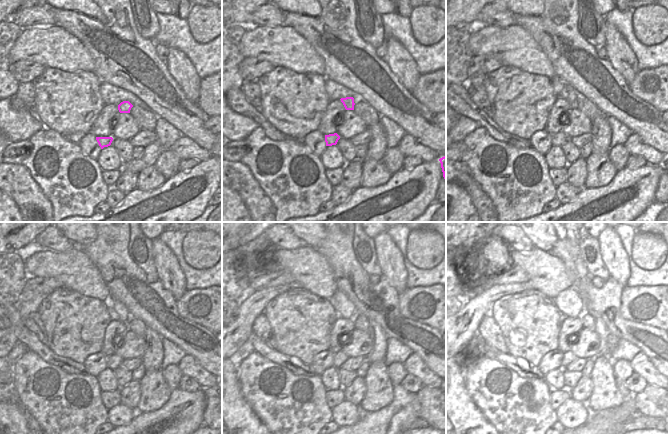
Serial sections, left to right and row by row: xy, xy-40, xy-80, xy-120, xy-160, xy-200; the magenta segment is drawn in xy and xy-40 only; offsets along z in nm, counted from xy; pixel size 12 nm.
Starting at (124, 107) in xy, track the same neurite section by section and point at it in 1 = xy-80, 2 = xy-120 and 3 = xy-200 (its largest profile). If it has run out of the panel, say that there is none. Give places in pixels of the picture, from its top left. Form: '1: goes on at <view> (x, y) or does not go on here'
1: goes on at xy-80 (573, 95)
2: goes on at xy-120 (124, 316)
3: goes on at xy-200 (569, 302)

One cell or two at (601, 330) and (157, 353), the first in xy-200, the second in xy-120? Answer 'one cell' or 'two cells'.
one cell

